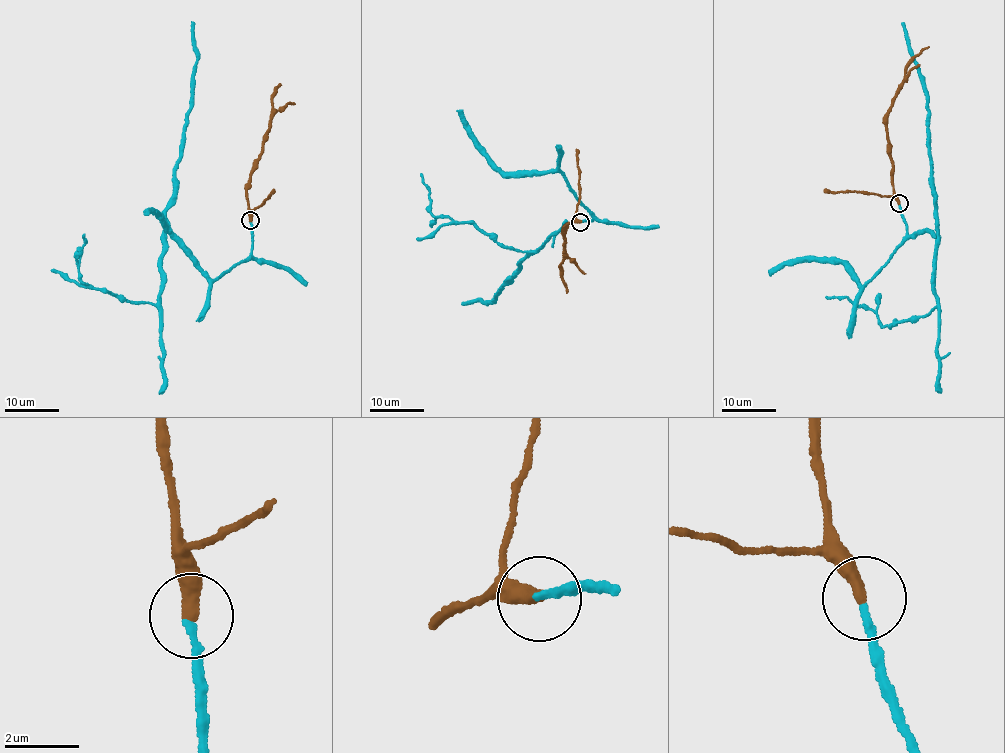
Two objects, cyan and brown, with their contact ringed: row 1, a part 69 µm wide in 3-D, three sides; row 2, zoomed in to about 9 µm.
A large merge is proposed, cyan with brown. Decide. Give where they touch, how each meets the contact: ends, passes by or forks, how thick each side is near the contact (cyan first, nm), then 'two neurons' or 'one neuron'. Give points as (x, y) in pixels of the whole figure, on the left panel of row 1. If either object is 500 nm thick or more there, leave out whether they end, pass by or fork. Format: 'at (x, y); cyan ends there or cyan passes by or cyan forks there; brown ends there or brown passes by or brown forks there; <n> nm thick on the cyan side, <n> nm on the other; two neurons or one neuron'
at (250, 220); cyan ends there; brown ends there; 190 nm thick on the cyan side, 380 nm on the other; one neuron

